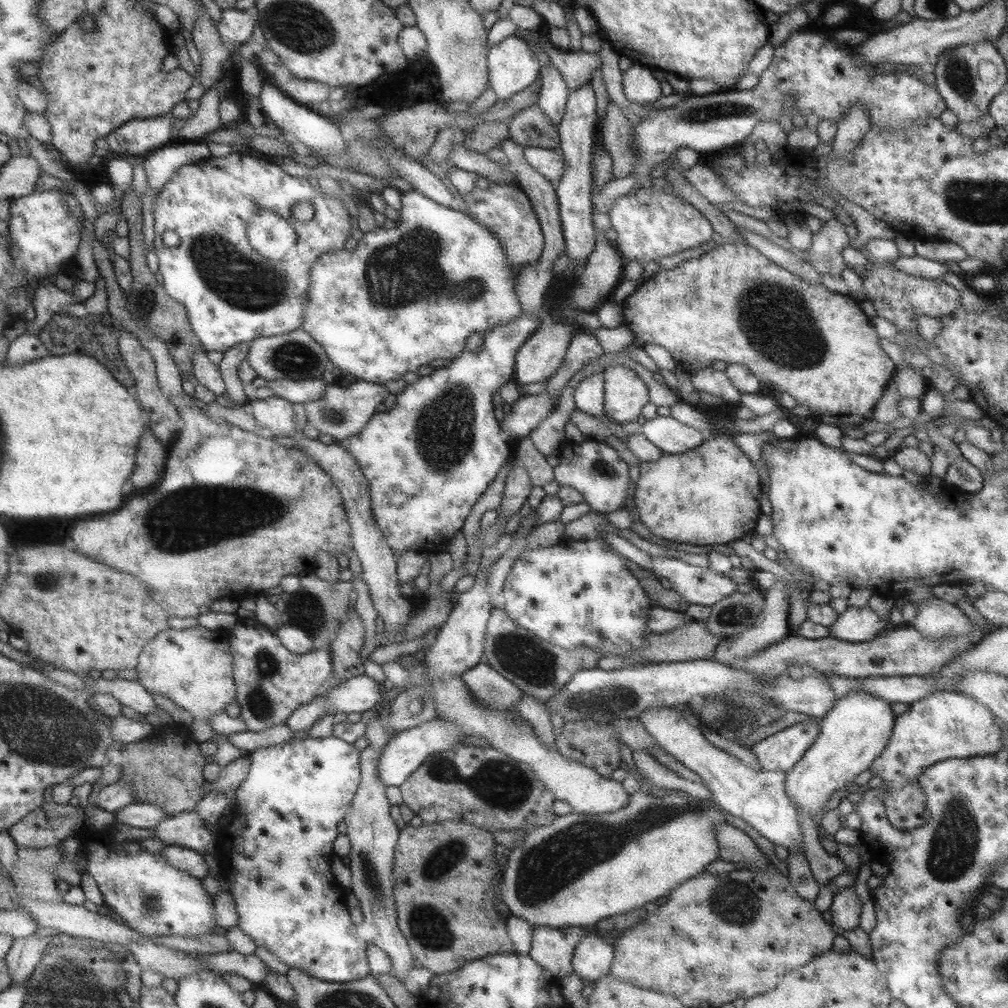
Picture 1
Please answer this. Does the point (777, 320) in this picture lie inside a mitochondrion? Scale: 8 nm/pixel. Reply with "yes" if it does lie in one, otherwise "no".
yes

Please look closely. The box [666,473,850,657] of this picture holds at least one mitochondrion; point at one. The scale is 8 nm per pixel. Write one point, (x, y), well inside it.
(738, 613)

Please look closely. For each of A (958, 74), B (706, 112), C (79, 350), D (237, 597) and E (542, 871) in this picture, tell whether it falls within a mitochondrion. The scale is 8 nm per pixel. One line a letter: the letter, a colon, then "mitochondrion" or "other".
A: mitochondrion
B: mitochondrion
C: other
D: other
E: mitochondrion

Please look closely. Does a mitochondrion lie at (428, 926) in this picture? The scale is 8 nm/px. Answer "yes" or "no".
yes

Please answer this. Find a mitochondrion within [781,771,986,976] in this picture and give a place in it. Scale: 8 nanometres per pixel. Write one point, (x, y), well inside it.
(953, 851)

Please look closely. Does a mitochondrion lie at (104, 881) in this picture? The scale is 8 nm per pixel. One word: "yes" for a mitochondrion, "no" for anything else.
no

